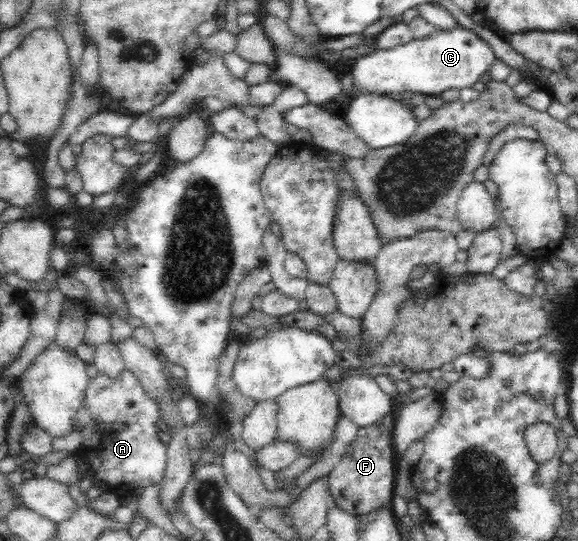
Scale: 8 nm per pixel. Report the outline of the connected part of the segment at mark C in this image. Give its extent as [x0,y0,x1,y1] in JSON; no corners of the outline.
[347,28,496,95]

